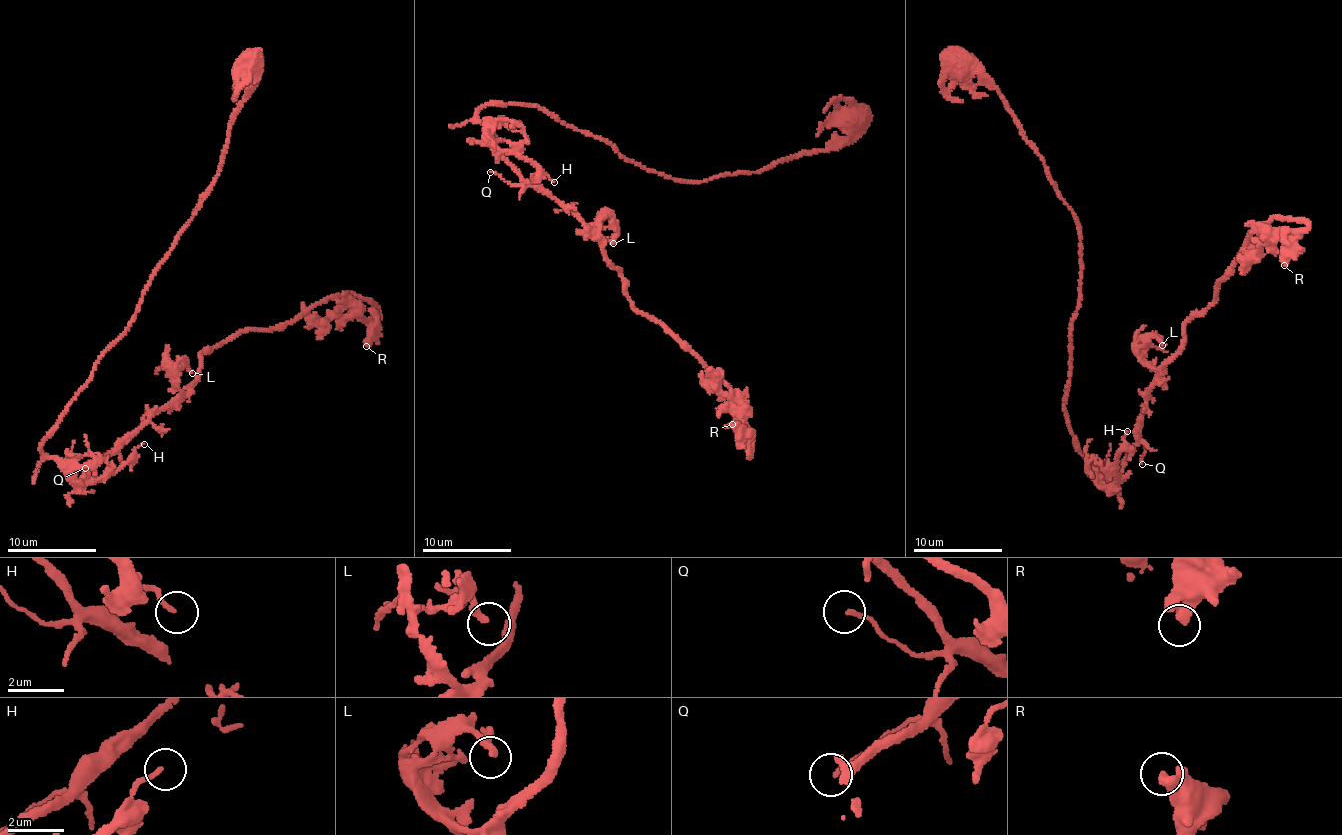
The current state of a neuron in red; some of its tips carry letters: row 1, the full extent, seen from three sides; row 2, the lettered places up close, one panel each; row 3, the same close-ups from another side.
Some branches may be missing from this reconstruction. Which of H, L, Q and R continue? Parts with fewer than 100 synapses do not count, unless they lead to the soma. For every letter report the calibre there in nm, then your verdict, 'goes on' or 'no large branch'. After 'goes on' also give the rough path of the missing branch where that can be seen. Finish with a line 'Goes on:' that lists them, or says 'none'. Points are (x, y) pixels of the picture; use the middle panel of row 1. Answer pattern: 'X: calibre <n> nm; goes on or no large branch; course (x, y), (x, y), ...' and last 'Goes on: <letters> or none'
H: calibre 160 nm; no large branch
L: calibre 170 nm; no large branch
Q: calibre 140 nm; no large branch
R: calibre 480 nm; no large branch
Goes on: none

